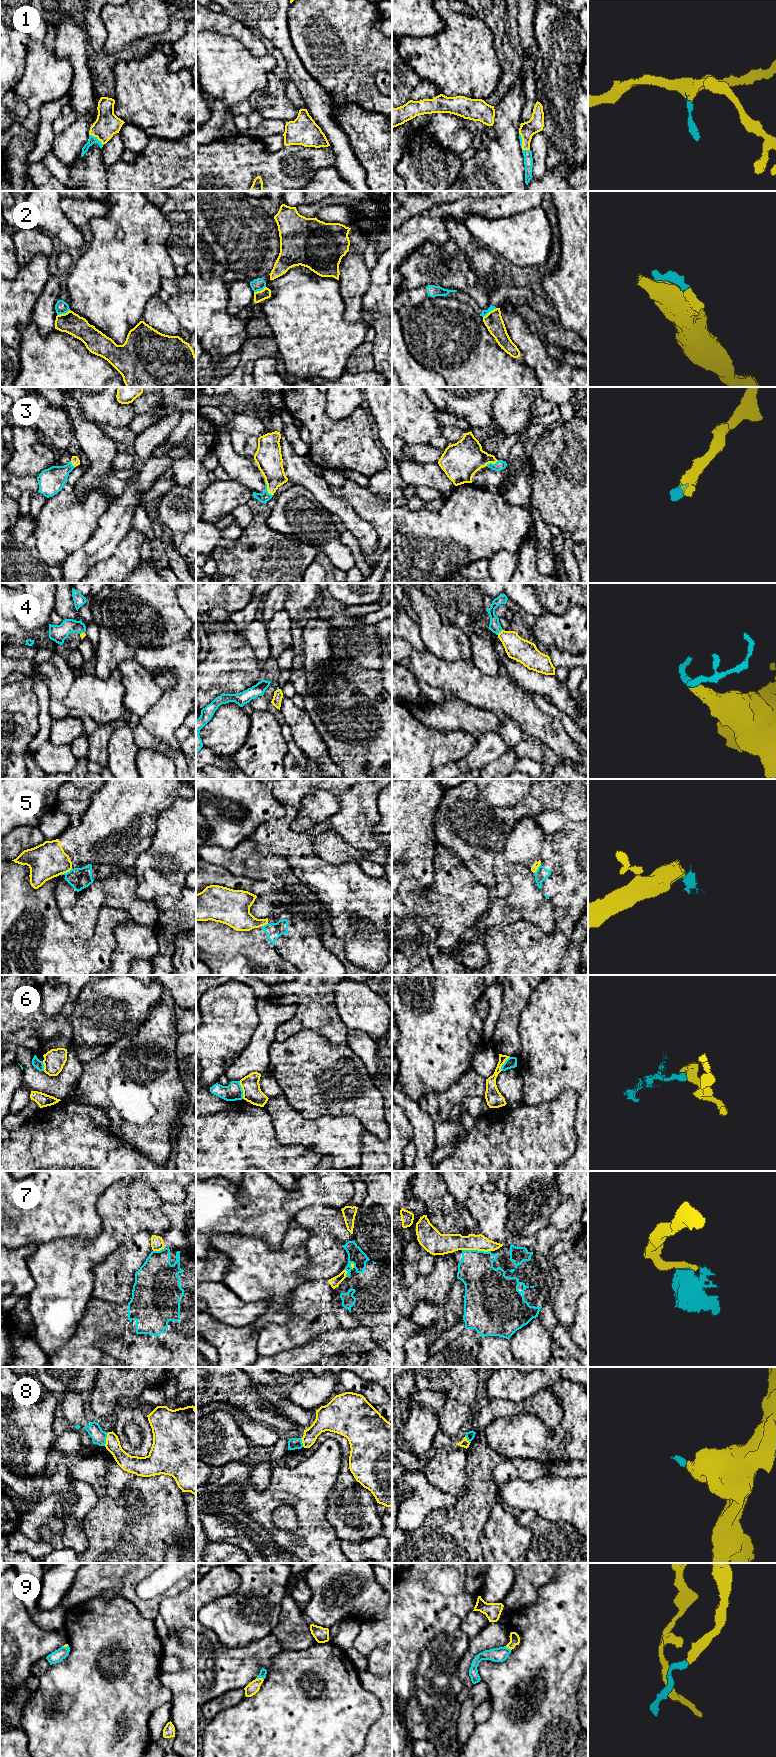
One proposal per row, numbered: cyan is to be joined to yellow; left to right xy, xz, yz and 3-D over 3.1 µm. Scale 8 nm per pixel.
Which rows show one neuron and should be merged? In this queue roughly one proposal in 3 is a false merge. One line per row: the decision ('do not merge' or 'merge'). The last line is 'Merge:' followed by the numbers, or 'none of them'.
1: merge
2: do not merge
3: merge
4: merge
5: do not merge
6: do not merge
7: do not merge
8: do not merge
9: merge
Merge: 1, 3, 4, 9

